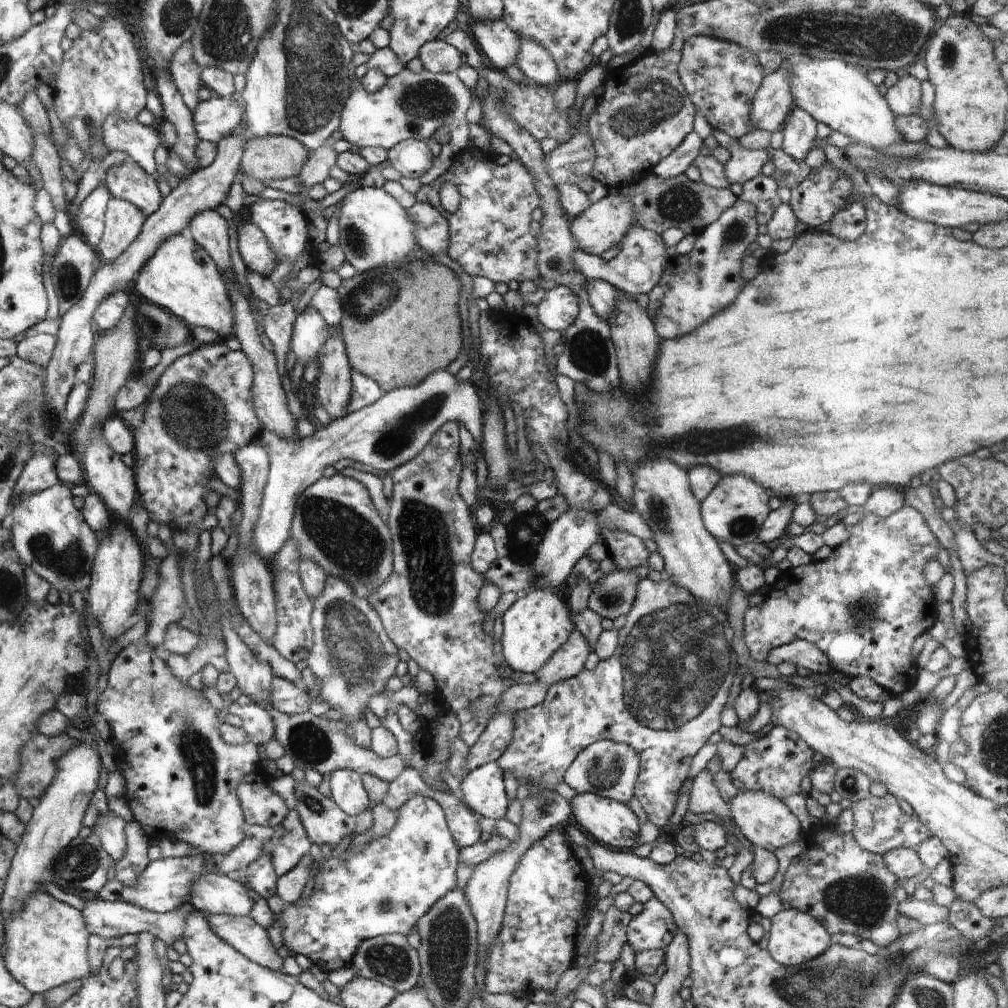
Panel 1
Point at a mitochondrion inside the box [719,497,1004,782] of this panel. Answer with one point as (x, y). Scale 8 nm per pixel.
(864, 612)

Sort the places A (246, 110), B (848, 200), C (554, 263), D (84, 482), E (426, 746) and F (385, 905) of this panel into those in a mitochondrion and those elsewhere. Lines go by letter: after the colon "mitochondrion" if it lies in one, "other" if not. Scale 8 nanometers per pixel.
A: other
B: other
C: mitochondrion
D: other
E: other
F: mitochondrion

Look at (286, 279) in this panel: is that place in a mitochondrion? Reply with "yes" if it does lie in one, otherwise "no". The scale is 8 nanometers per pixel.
no

